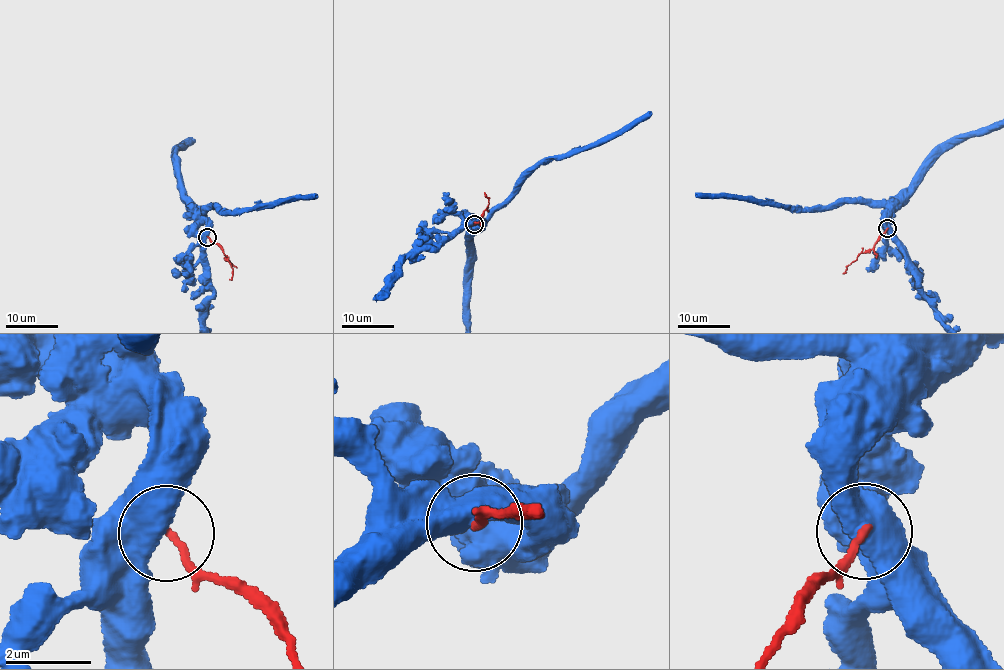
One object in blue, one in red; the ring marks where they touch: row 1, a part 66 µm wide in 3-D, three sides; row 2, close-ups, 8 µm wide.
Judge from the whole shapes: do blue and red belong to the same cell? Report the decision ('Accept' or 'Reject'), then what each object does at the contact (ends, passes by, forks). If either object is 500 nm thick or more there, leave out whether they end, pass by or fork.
Reject

